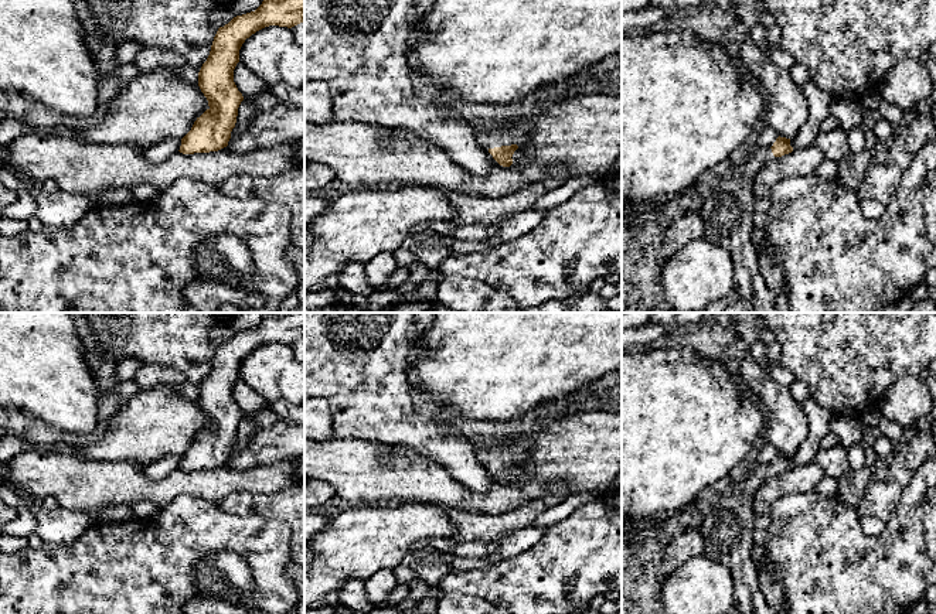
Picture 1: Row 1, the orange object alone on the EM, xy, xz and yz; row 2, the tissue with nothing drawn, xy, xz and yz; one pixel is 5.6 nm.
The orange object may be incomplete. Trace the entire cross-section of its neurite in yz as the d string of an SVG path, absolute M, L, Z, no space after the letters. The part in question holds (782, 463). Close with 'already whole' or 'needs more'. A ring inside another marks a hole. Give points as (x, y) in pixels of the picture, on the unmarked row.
M780 453L772 464L756 463L731 492L712 498L702 508L704 555L729 567L734 601L741 614L775 614L758 583L758 567L752 559L753 499L765 481L792 468L790 456Z; needs more

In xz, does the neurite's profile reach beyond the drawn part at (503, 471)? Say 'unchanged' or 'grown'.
grown

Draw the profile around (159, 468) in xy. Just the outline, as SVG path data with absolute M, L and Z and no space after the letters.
M163 456L149 465L140 465L143 474L150 480L161 480L180 467L181 456Z

